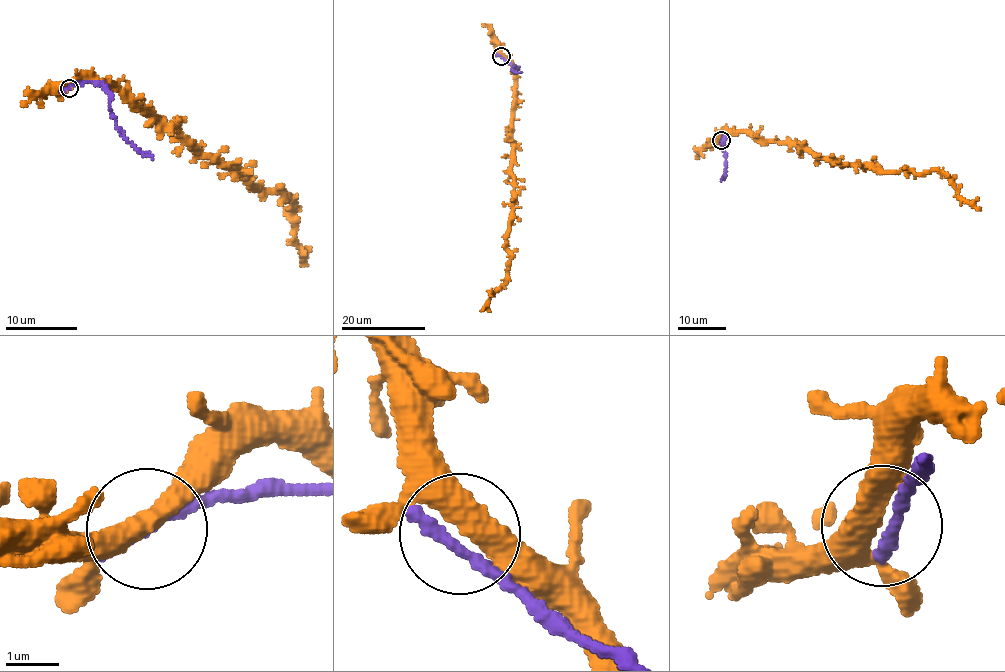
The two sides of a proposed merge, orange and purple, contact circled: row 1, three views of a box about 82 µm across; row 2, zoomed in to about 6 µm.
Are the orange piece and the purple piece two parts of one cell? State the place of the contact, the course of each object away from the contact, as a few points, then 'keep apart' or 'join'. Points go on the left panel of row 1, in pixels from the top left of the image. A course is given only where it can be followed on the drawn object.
(69, 88) | orange via (69, 87), (84, 76), (115, 85), (252, 186), (293, 197), (299, 266) | purple via (68, 88), (96, 83), (103, 88), (111, 98), (111, 111), (120, 133), (142, 152), (154, 156) | keep apart

